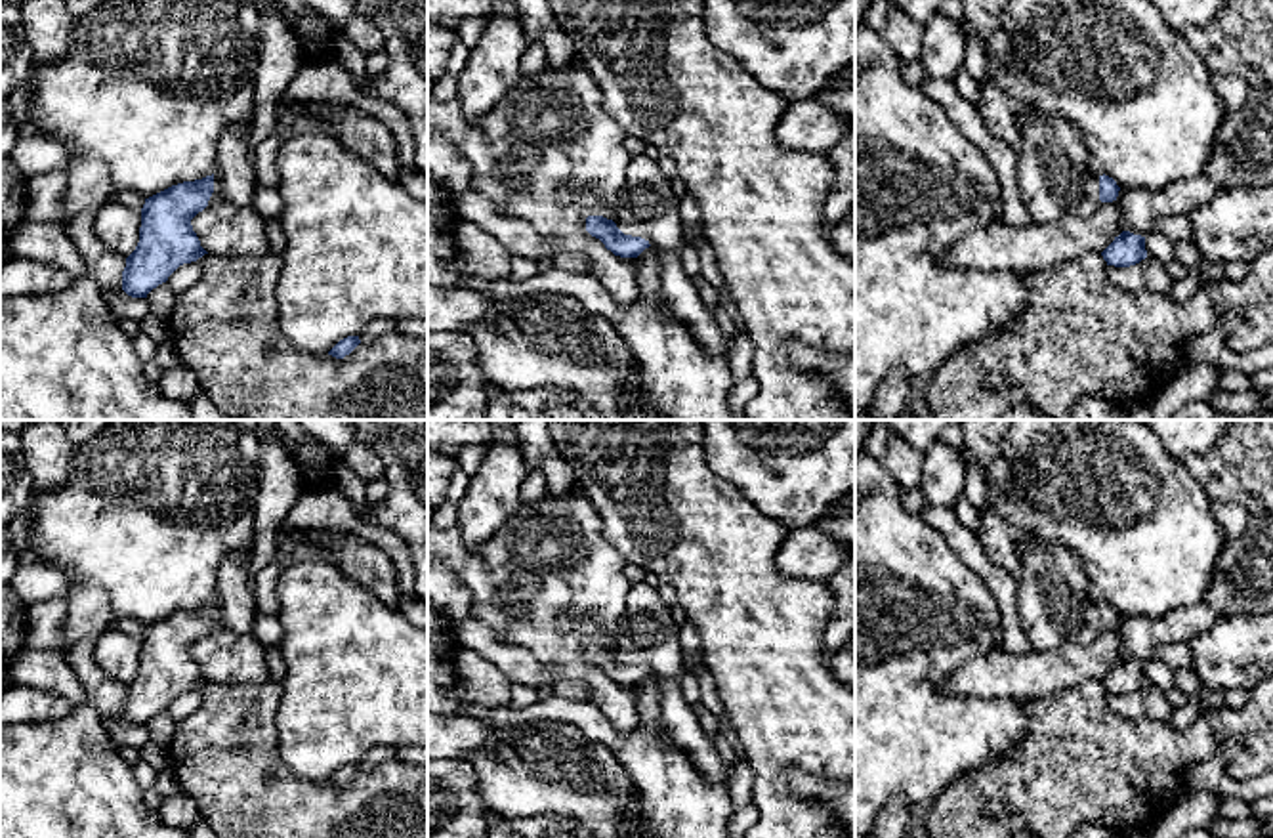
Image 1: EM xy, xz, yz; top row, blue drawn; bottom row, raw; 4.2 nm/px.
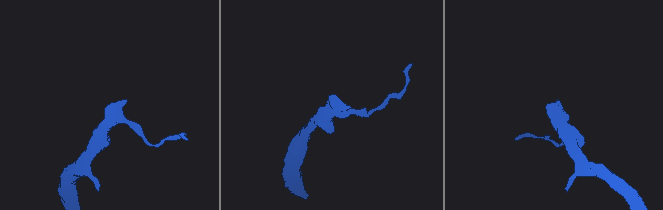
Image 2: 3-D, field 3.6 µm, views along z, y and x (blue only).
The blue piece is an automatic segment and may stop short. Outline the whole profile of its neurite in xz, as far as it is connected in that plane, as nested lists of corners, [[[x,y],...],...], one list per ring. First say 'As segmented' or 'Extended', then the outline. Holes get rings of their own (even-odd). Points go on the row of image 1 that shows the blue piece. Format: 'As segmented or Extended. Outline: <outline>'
Extended. Outline: [[[645,155],[632,157],[624,176],[624,187],[611,214],[611,220],[588,216],[586,231],[599,239],[615,256],[637,258],[649,246],[660,252],[674,252],[685,242],[679,220],[679,199],[674,195],[670,179],[662,176],[658,162]]]

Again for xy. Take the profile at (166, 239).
Extended. Outline: [[[229,126],[216,149],[216,172],[202,179],[172,185],[141,208],[139,242],[126,258],[122,290],[132,298],[147,294],[183,263],[208,254],[193,231],[191,220],[212,202],[250,206],[258,179],[248,160],[250,126]]]

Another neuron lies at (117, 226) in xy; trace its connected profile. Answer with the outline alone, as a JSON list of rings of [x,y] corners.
[[[107,200],[94,214],[94,231],[115,254],[128,258],[139,242],[141,210]]]

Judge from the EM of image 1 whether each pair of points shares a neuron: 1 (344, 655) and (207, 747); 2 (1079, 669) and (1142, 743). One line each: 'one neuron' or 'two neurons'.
1: two neurons
2: two neurons

